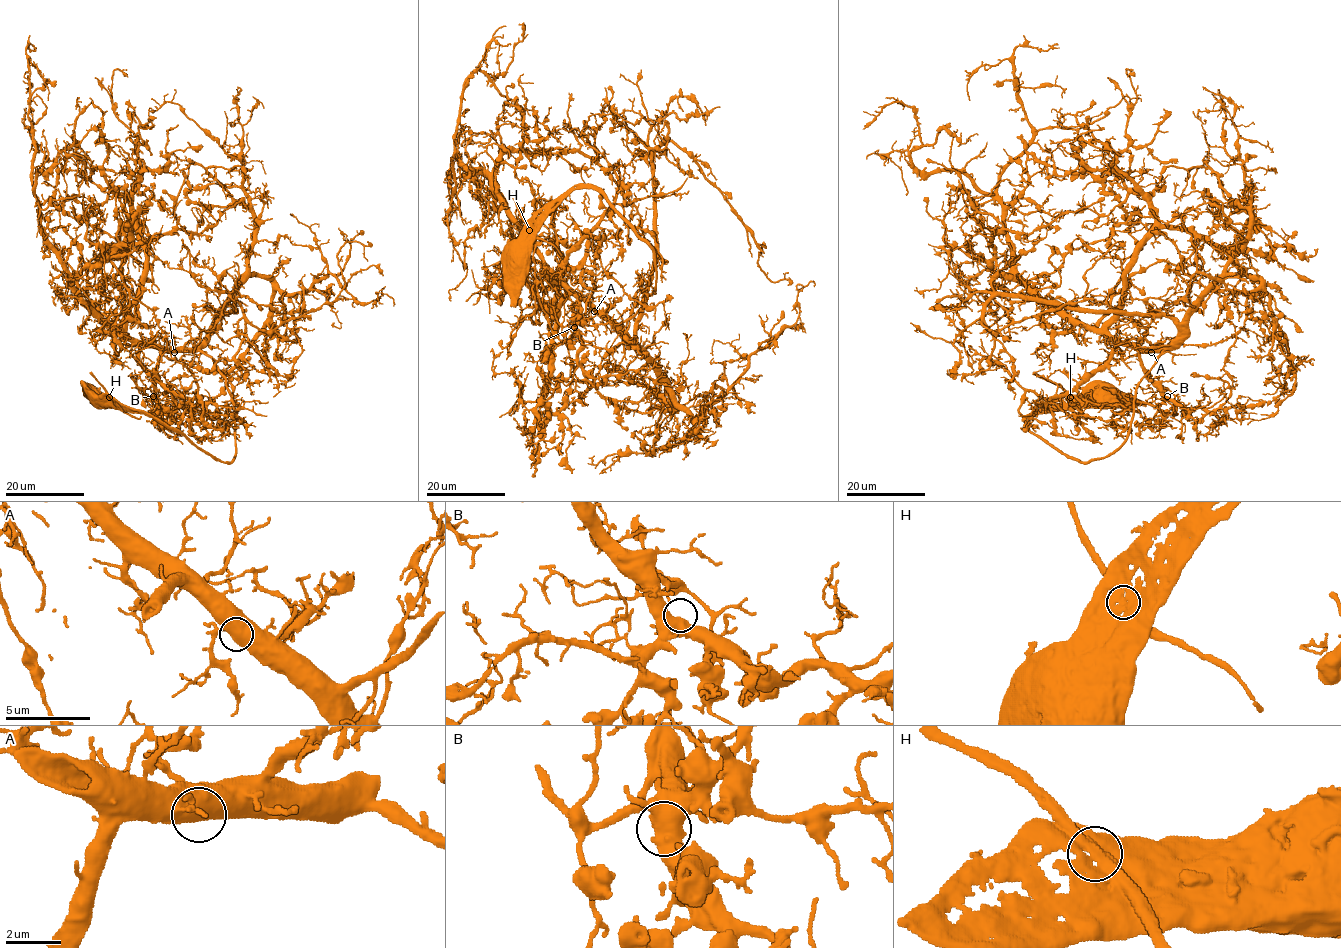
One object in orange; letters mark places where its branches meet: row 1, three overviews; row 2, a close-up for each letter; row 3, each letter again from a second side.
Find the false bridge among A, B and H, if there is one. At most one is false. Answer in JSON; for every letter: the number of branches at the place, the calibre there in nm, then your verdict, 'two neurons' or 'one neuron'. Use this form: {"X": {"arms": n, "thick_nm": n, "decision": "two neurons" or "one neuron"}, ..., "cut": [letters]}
{"A": {"arms": 1, "thick_nm": 750, "decision": "one neuron"}, "B": {"arms": 1, "thick_nm": 750, "decision": "one neuron"}, "H": {"arms": 1, "thick_nm": 700, "decision": "two neurons"}, "cut": ["H"]}

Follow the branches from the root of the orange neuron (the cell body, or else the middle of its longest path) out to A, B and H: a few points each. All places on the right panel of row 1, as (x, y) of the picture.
A: (1105, 396), (1042, 411), (1028, 429), (1080, 461), (1110, 455), (1126, 438), (1140, 379), (1163, 351), (1151, 352)
B: (1105, 396), (1042, 411), (1028, 429), (1080, 461), (1110, 455), (1163, 351), (1141, 352), (1167, 396)
H: (1105, 396), (1106, 393), (1086, 398), (1070, 397)

